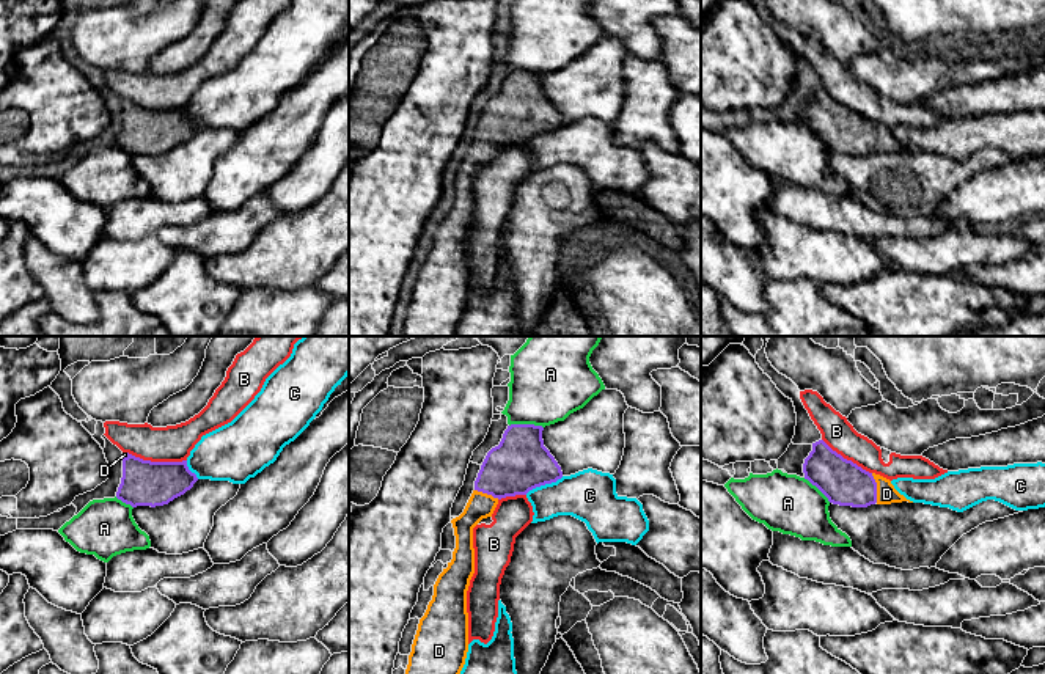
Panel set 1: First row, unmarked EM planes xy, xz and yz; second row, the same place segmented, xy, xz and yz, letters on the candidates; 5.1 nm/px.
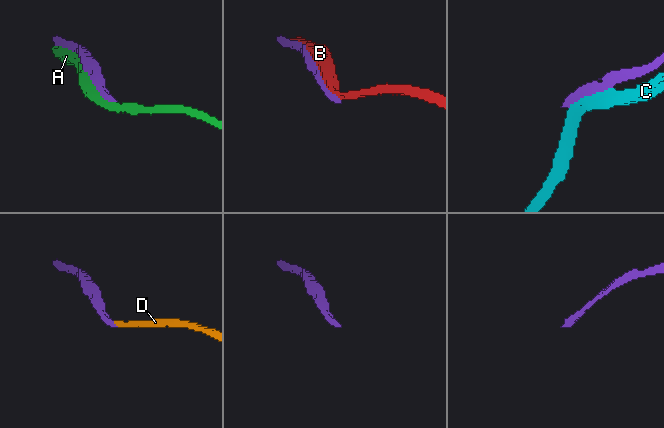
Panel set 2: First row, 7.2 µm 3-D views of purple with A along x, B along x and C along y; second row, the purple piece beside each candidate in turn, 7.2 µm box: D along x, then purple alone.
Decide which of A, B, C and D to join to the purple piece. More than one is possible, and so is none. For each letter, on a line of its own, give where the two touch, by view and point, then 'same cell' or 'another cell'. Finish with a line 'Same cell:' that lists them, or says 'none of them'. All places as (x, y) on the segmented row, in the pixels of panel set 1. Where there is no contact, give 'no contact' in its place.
A: xz (527, 424) | another cell
B: xy (157, 462) | another cell
C: xz (544, 484) | another cell
D: yz (876, 487) | same cell
Same cell: D

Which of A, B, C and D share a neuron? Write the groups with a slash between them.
A / B / C / D

